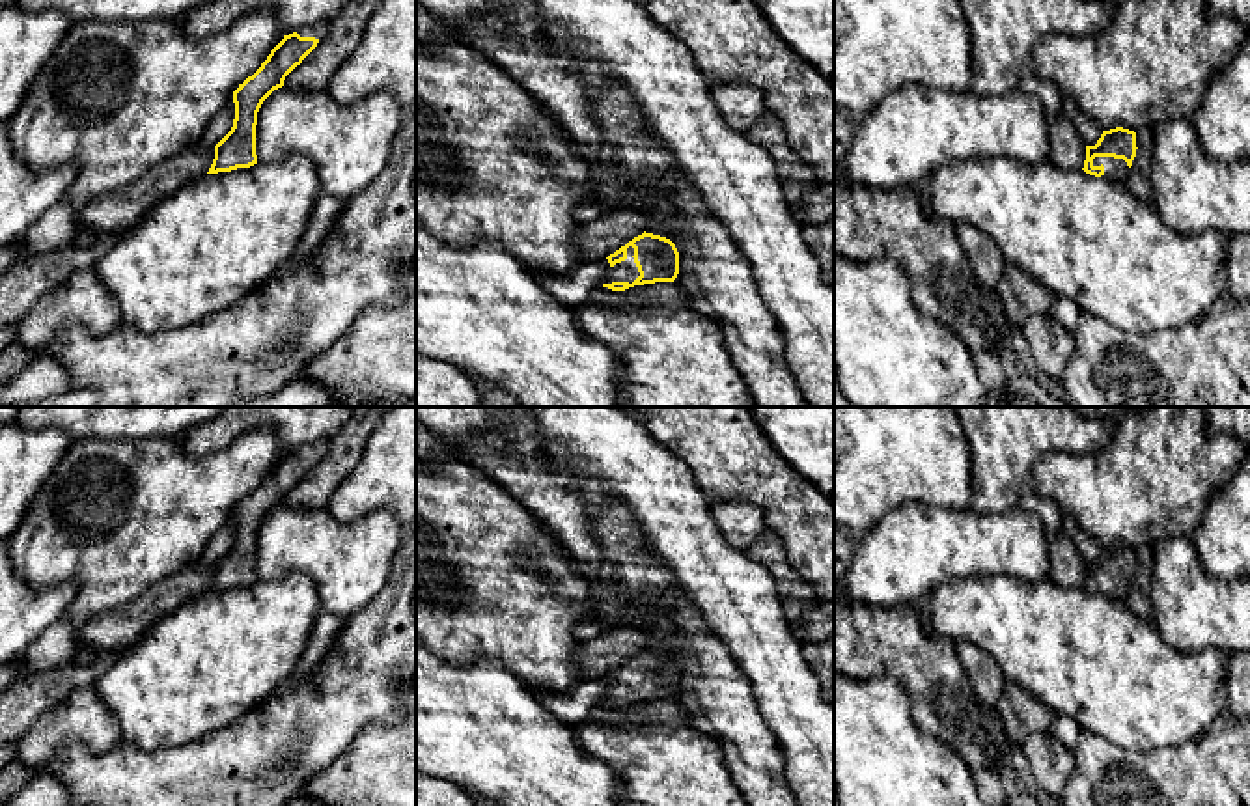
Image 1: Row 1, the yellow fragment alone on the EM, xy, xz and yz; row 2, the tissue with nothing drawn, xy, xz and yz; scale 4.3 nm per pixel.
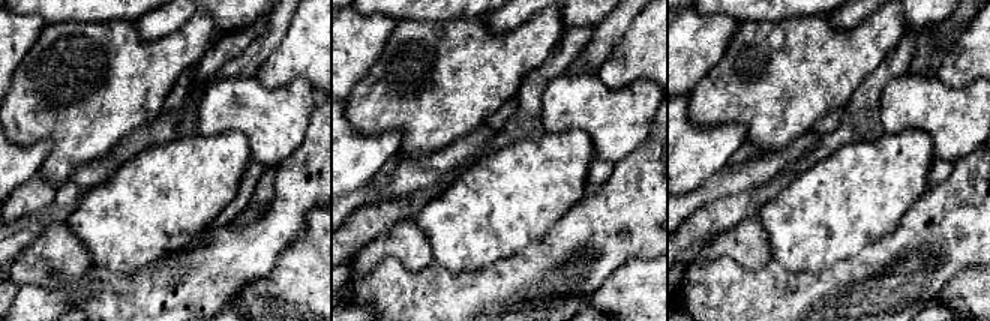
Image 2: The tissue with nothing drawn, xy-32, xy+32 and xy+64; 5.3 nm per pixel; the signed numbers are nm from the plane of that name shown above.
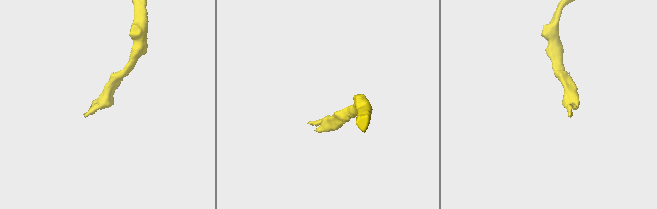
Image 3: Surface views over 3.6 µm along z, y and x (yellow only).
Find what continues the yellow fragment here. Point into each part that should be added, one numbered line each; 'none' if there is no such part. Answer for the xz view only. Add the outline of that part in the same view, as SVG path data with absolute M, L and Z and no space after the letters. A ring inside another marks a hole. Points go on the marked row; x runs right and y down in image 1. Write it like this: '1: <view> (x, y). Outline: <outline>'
1: xz (625, 271). Outline: M629 246L627 248L627 259L621 261L621 263L616 263L610 269L610 272L604 278L604 284L612 284L612 282L629 282L629 284L632 284L640 276L632 256L634 256L634 248Z

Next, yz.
1: yz (1114, 168). Outline: M1095 157L1093 166L1104 166L1104 177L1119 183L1127 183L1129 166L1123 159Z

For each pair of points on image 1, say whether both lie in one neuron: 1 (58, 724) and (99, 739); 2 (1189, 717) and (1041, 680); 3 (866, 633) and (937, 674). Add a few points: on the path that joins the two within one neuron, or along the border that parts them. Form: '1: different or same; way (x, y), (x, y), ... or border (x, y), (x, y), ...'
1: same; way (68, 724), (84, 724), (90, 730)
2: same; way (1152, 696), (1129, 685), (1079, 685)
3: same; way (883, 642), (898, 644), (920, 663)

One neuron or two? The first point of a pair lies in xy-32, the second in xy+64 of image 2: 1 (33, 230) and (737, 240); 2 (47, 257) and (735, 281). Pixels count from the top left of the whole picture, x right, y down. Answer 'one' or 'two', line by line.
1: two
2: two

